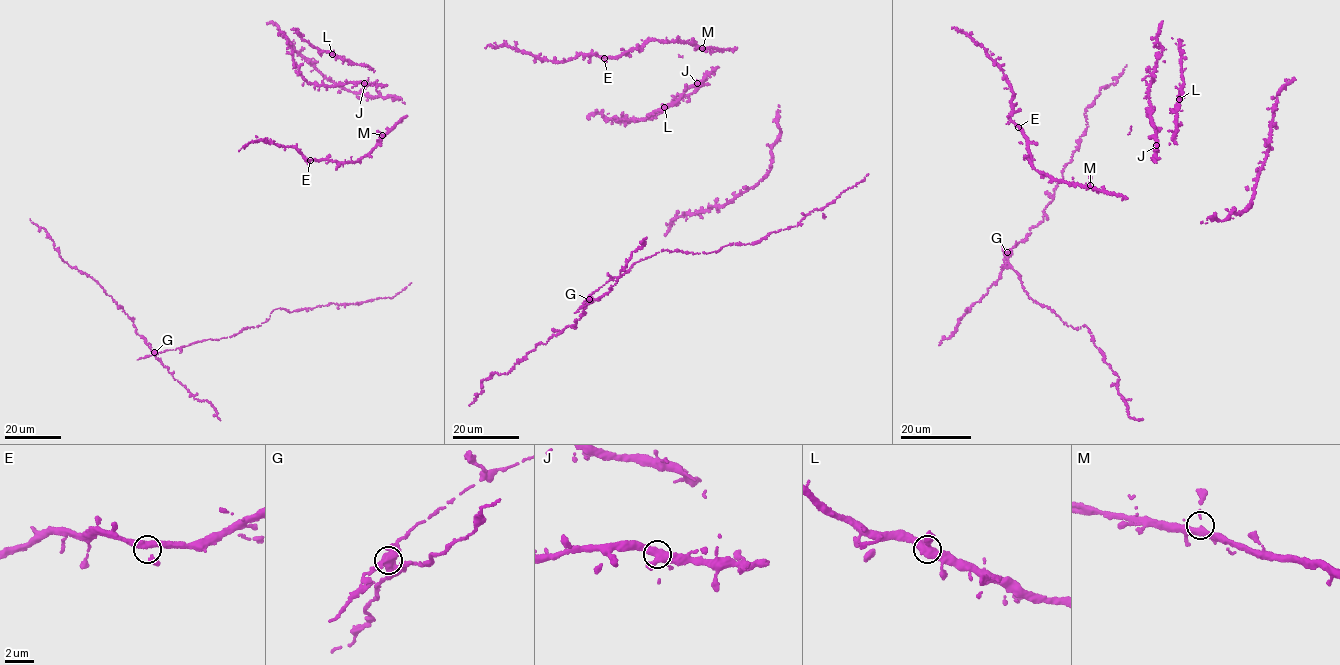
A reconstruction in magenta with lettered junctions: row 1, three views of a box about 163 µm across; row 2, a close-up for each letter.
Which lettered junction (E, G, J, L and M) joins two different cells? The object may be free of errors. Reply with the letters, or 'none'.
G

